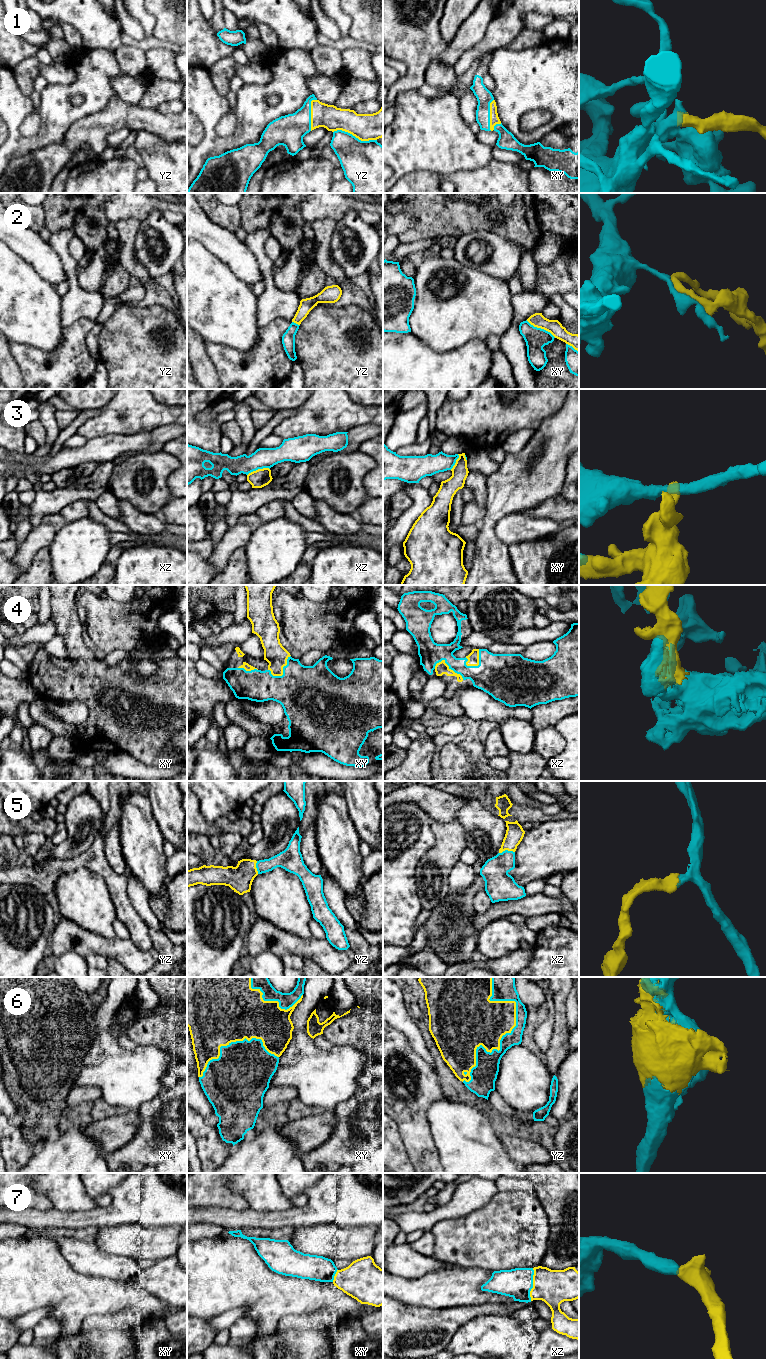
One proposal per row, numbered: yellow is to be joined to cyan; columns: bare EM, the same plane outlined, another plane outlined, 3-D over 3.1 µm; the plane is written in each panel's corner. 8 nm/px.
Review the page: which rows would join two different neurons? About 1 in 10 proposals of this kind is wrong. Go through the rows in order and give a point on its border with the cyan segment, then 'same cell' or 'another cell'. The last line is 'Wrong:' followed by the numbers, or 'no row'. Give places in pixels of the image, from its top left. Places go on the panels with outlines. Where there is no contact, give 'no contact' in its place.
1: meets cyan in yz at (354, 136); same cell
2: meets cyan in xy at (540, 328); another cell
3: meets cyan in xz at (258, 468); another cell
4: meets cyan in xy at (283, 669); same cell
5: meets cyan in xz at (506, 850); same cell
6: meets cyan in yz at (507, 1033); same cell
7: meets cyan in xz at (532, 1284); same cell
Wrong: 2, 3

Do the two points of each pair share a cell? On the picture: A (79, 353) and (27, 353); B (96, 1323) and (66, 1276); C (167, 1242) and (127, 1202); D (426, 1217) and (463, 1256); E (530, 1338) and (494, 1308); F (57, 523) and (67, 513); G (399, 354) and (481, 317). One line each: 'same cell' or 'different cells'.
A: same cell
B: different cells
C: different cells
D: different cells
E: different cells
F: different cells
G: different cells

